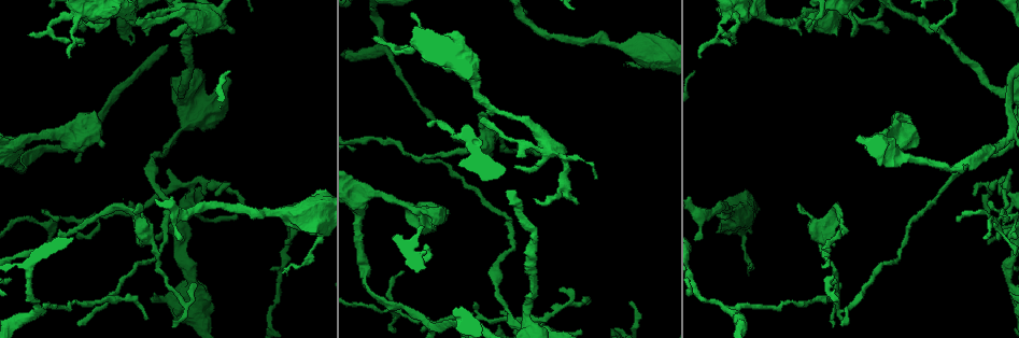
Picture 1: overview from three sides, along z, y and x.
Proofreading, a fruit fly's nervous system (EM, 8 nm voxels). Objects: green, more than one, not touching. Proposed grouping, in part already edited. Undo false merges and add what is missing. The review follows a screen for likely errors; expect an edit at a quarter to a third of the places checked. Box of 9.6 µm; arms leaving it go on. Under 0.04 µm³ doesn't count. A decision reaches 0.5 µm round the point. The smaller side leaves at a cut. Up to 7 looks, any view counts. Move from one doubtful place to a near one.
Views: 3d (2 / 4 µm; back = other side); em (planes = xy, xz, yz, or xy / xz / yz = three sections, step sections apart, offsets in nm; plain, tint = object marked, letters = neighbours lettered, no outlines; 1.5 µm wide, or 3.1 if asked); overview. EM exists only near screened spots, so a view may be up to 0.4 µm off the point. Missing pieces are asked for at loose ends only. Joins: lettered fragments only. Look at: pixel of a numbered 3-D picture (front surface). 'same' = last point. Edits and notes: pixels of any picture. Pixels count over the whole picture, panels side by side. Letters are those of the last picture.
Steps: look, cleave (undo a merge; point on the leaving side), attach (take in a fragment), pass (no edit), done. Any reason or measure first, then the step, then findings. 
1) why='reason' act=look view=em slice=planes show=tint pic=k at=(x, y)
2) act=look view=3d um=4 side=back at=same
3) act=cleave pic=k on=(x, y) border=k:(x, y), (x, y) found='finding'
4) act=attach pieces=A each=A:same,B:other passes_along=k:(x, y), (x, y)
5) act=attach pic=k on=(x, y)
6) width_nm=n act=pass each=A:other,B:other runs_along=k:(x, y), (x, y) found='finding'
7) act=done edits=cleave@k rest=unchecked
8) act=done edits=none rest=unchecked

why='free end' act=look view=3d um=4 pic=1 at=(516, 166)

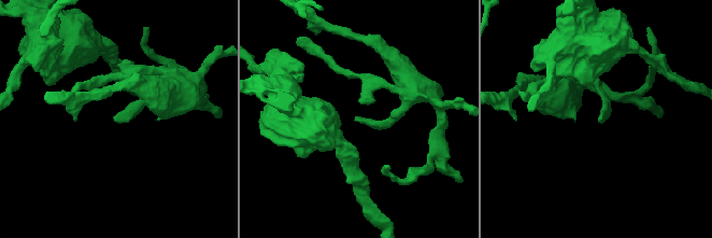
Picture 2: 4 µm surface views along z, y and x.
act=look view=em slice=planes show=letters pic=2 at=(357, 116)

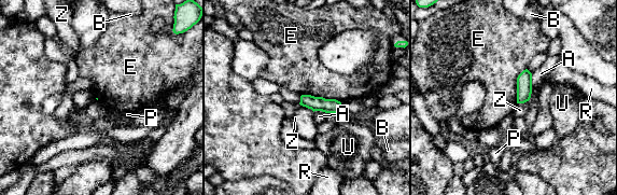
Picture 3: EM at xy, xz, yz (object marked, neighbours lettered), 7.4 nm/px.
act=pass each=A:other,B:other,E:other,P:other,R:other,U:other,Z:other border=3:(302, 94), (335, 98), (340, 102) found='no lettered fragment goes on from it'

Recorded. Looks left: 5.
why='thin end' act=look view=em slice=planes show=letters pic=1 at=(796, 206)

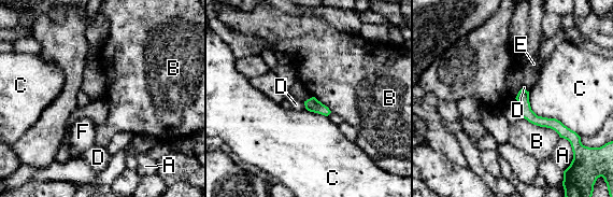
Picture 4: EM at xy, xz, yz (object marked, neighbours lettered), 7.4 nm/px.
longest_contact=C:500nm act=pass each=A:other,B:other,C:other,D:other,E:other,F:other runs_along=4:(521, 94), (536, 120), (568, 132) found='no lettered fragment goes on from it'

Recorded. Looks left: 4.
why='long arm stops here' act=look view=3d um=2 pic=1 at=(841, 322)

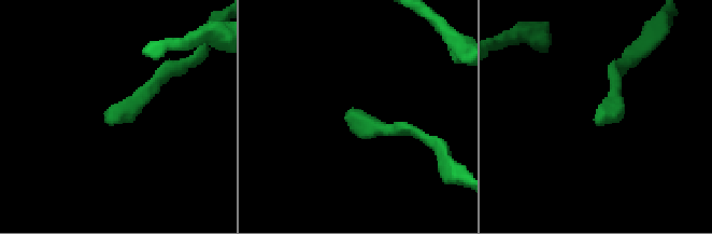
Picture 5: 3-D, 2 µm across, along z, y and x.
why='need the tissue' act=look view=em slice=xz step=8 show=letters pic=5 at=(601, 115)

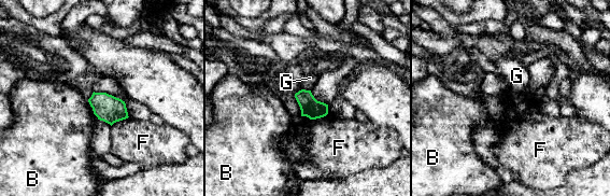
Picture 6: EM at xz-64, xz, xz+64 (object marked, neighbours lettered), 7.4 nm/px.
act=look view=em slice=planes show=letters at=same

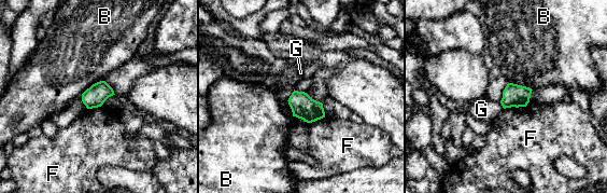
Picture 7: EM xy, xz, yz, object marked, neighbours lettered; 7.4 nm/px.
act=pass each=B:other,F:other,G:other found='none of them fits'

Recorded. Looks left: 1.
act=done edits=none rest=unchecked

